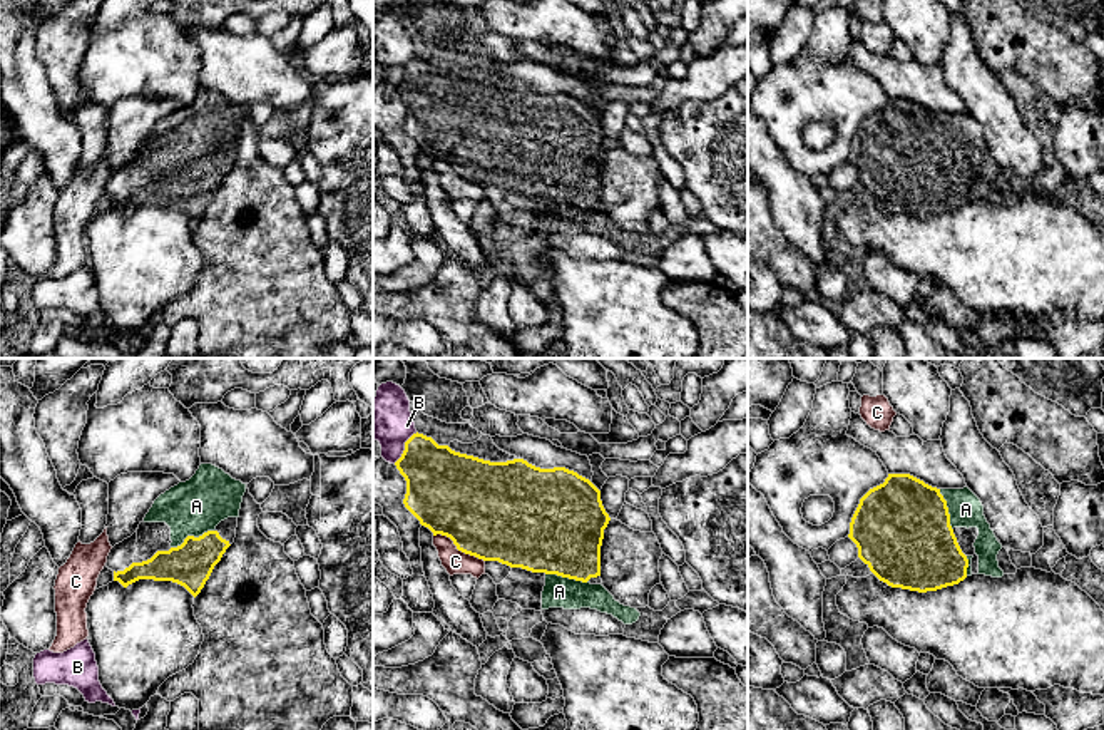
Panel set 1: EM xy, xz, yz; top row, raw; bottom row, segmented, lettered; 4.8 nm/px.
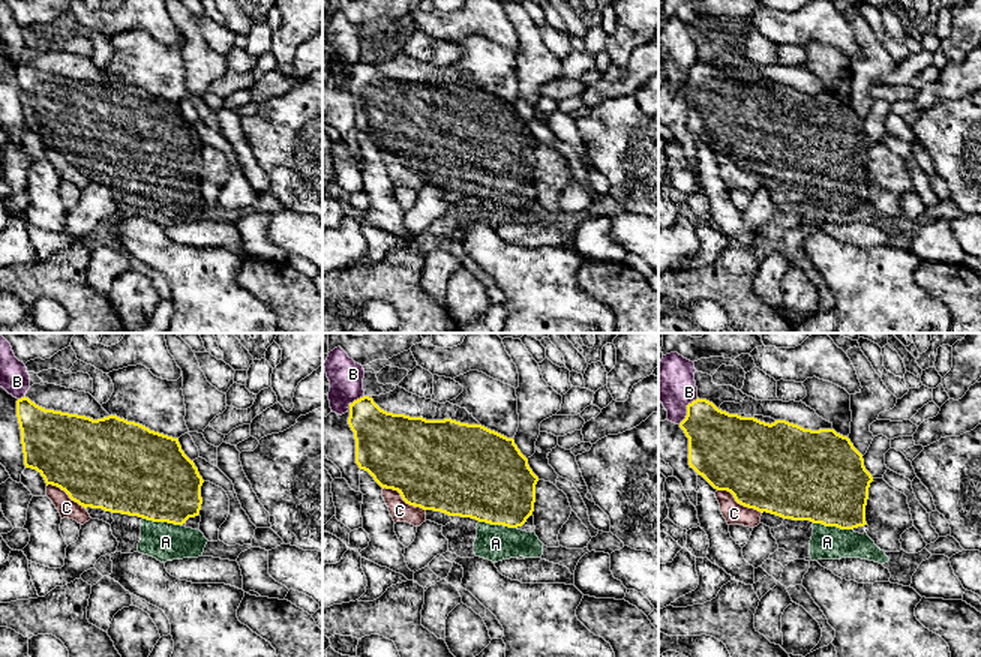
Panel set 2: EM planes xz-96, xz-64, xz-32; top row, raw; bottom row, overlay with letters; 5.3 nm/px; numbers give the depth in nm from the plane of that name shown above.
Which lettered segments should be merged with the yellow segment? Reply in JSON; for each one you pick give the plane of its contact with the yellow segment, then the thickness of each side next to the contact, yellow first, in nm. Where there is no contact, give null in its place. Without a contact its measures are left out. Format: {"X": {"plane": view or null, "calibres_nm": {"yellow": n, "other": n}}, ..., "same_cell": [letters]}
{"A": {"plane": "xy", "calibres_nm": {"yellow": 220, "other": 260}}, "same_cell": ["A"]}

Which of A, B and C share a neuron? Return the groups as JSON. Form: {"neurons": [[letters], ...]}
{"neurons": [["A"], ["B"], ["C"]]}

